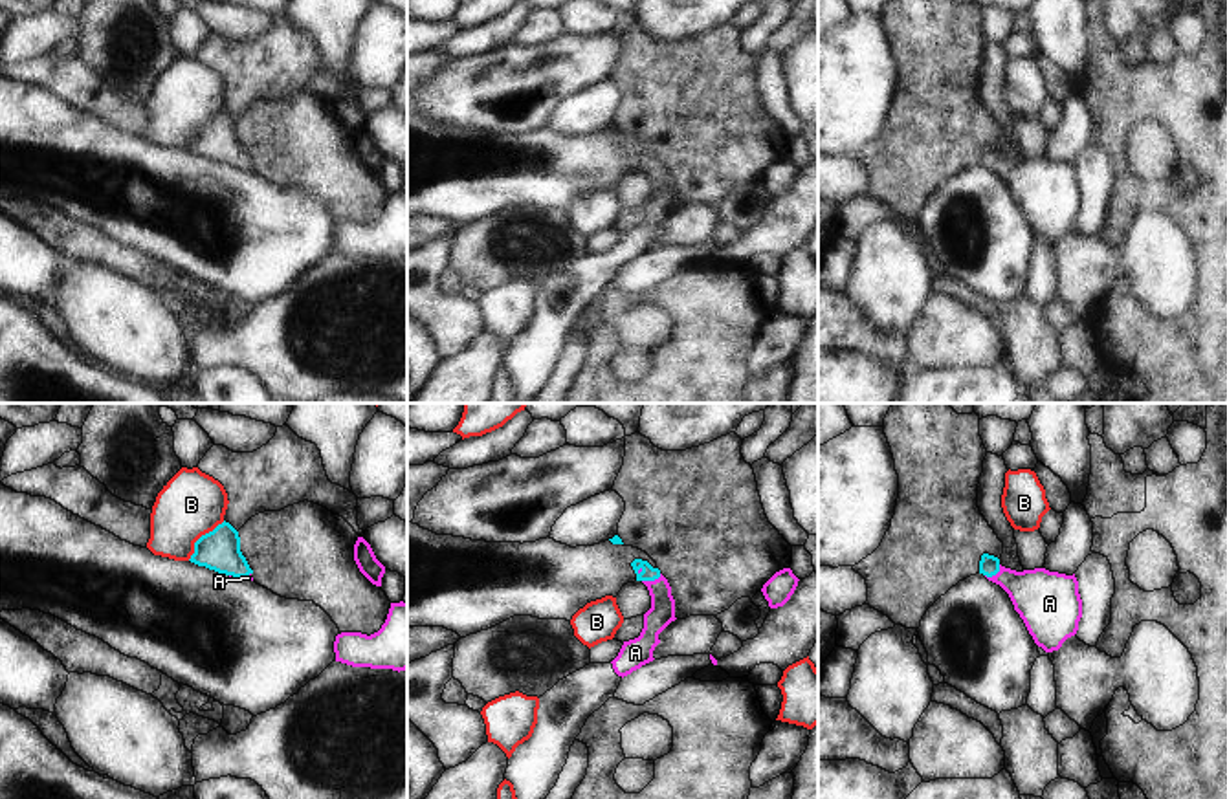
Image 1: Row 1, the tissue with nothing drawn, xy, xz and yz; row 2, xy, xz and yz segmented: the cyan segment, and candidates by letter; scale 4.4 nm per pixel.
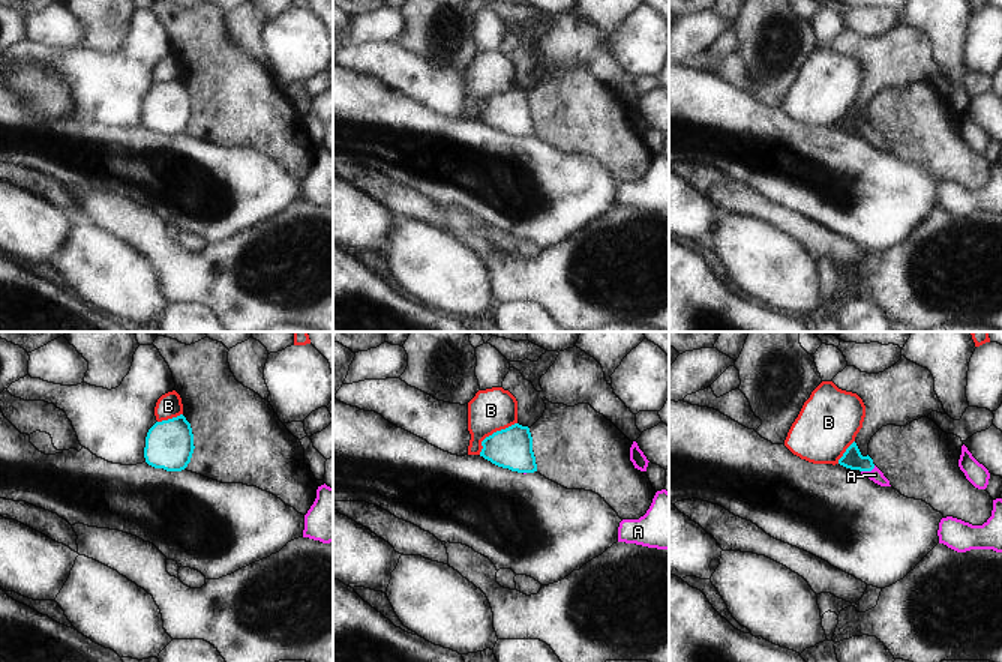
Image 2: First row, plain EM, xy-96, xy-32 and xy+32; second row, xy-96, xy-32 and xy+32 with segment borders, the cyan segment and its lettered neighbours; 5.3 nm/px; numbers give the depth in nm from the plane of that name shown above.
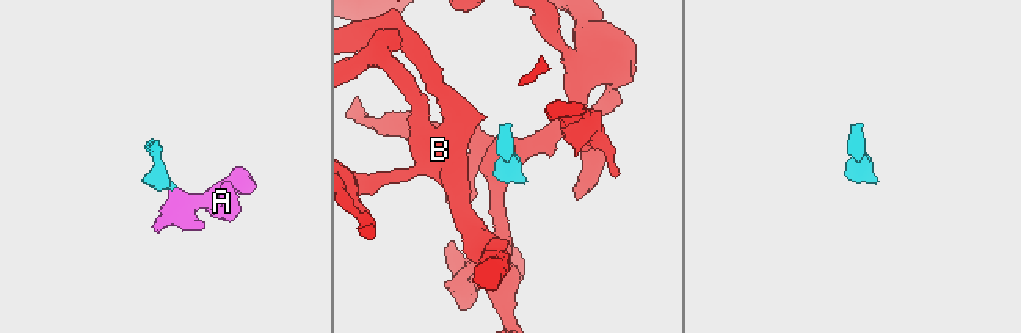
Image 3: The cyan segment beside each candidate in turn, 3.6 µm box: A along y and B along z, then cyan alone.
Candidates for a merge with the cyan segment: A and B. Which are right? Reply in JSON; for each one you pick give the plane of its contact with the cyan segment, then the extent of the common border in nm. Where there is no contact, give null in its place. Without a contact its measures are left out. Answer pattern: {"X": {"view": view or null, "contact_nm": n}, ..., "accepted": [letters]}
{"A": {"view": "xz", "contact_nm": 90}, "accepted": ["A"]}

